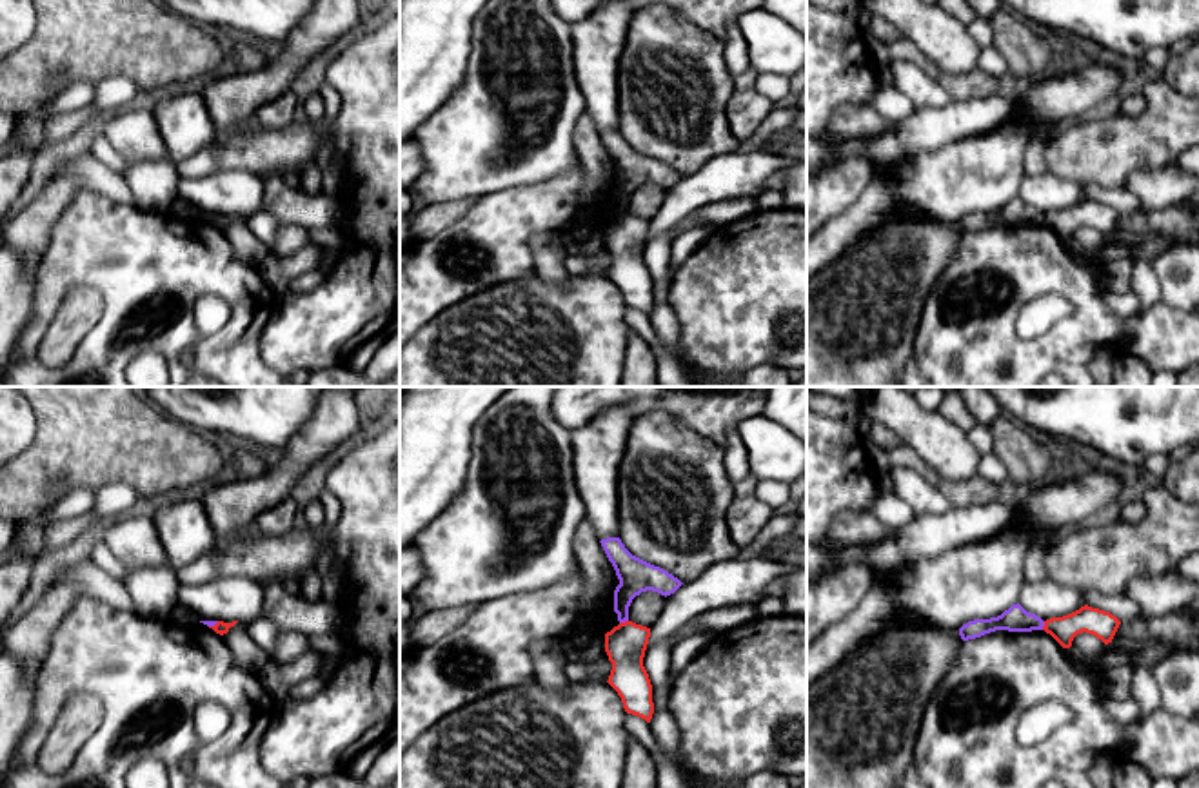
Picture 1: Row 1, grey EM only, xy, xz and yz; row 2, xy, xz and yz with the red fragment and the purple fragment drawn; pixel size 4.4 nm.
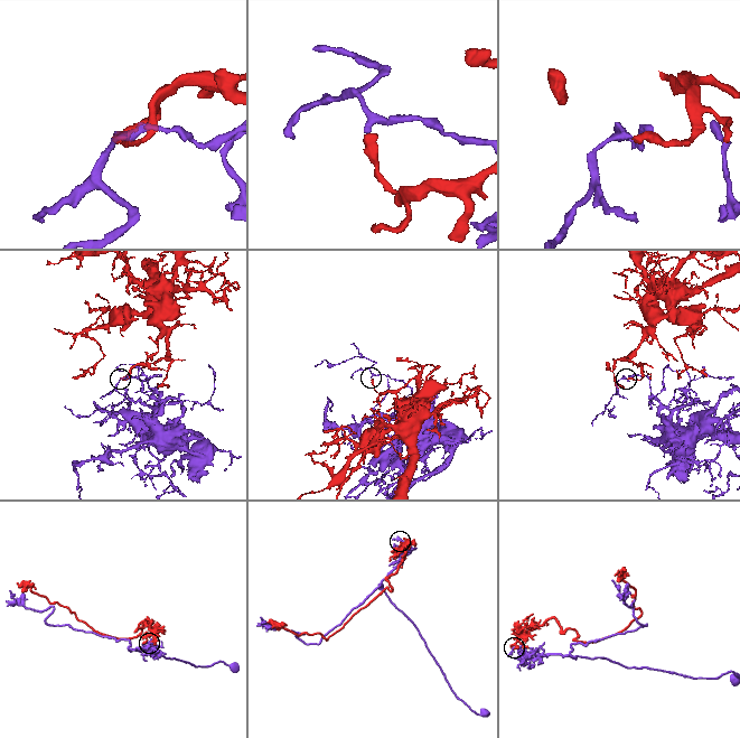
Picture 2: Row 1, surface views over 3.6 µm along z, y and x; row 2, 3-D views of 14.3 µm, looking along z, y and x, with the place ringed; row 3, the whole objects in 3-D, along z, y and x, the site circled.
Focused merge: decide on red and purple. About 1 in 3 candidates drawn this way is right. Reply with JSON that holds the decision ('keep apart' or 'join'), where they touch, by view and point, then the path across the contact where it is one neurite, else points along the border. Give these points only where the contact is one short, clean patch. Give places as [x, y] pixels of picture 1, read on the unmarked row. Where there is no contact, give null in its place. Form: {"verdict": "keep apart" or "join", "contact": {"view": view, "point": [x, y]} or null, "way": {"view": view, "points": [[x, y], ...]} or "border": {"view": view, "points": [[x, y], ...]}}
{"verdict": "keep apart", "contact": {"view": "xz", "point": [625, 215]}, "border": {"view": "xz", "points": [[627, 213], [620, 216]]}}

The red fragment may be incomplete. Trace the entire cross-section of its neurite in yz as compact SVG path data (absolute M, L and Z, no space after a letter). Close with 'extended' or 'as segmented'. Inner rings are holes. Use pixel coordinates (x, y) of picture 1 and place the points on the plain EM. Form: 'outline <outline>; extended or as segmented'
outline M1088 198L1079 203L1045 214L1043 223L1050 227L1063 241L1070 241L1077 227L1092 227L1105 238L1112 236L1121 214L1110 205Z; as segmented

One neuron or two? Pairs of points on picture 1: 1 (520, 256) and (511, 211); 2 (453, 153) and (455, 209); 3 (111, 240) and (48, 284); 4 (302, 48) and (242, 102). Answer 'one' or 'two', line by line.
1: one
2: two
3: one
4: one

